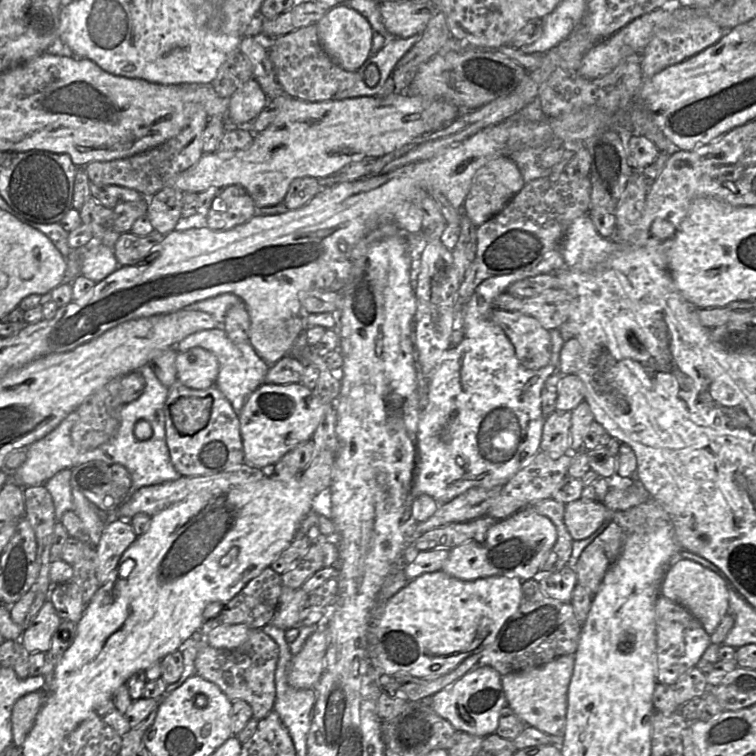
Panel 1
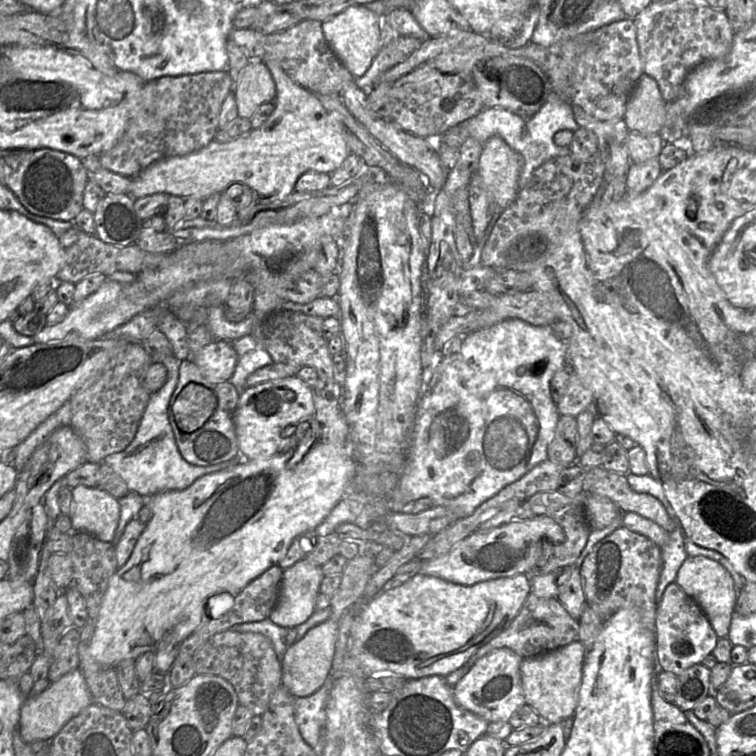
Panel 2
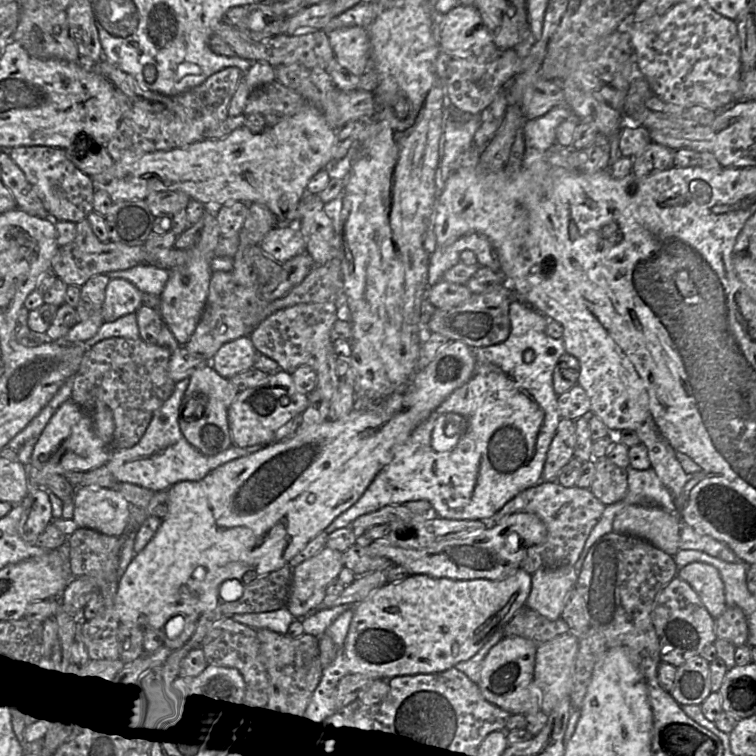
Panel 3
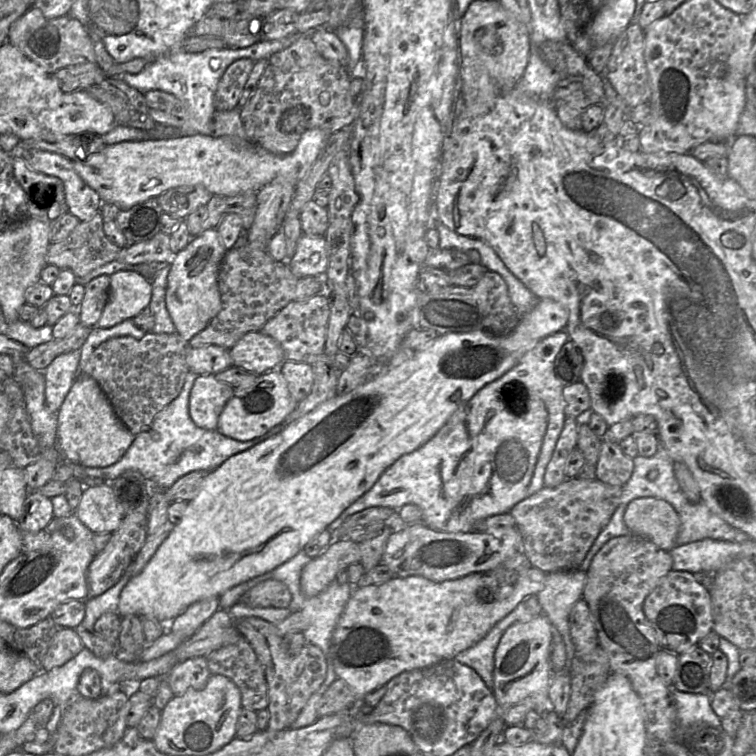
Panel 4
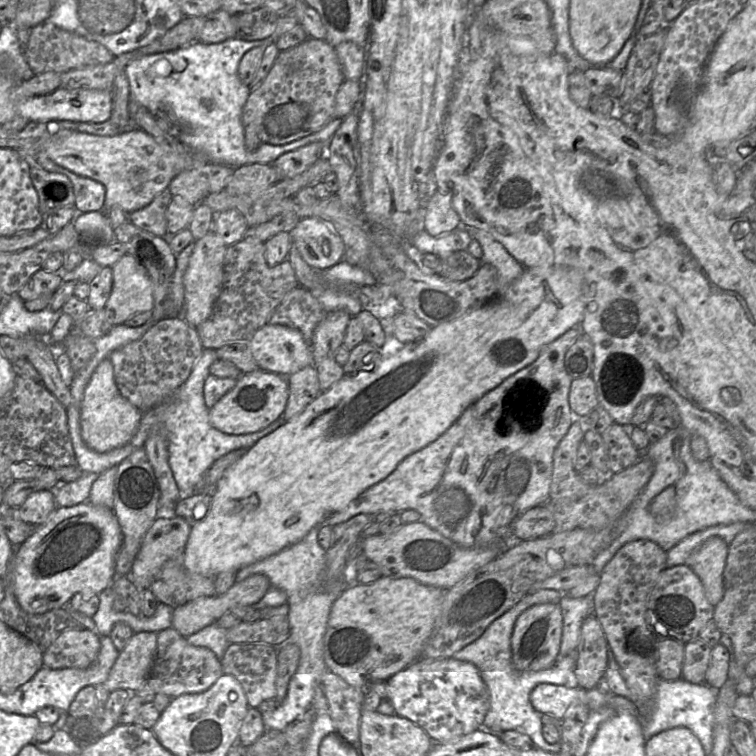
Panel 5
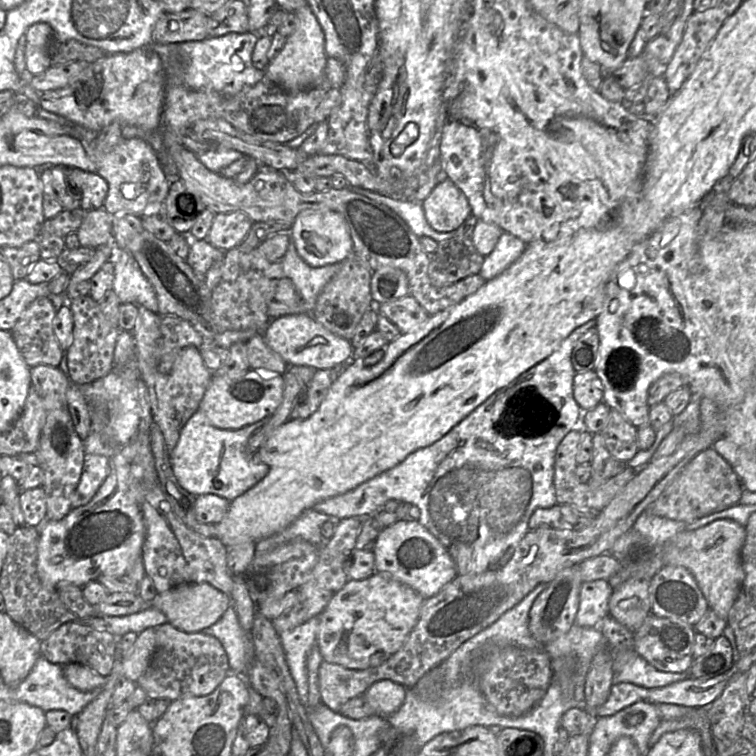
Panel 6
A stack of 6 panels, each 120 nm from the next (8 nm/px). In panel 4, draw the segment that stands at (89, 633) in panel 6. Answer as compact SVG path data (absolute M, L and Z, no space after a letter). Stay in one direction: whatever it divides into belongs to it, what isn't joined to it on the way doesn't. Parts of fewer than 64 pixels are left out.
M61 628L54 635L41 665L41 671L62 666L84 649L75 629Z

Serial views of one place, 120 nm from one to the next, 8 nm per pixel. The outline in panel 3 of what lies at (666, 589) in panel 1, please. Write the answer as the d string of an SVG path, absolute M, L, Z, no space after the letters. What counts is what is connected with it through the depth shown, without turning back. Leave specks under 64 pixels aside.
M693 562L678 570L677 576L695 590L714 619L727 609L725 585L714 566L704 562Z

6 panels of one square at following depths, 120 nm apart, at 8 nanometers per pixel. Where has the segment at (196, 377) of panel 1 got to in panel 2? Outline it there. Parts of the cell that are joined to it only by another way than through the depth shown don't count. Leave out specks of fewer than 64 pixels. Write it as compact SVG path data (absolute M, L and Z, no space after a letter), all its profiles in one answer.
M215 340L190 359L207 379L221 382L229 380L233 375L238 356L231 341Z

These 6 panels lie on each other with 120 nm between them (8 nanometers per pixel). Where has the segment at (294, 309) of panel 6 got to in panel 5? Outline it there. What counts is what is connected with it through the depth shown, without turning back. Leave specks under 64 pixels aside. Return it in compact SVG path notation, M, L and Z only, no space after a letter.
M299 286L282 300L269 323L296 329L311 343L317 326L326 315L327 312L317 298L309 290Z

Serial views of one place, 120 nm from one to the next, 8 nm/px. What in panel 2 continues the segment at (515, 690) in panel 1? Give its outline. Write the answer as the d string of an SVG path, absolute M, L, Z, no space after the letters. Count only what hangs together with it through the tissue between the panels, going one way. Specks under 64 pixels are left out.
M579 640L540 656L522 660L520 677L525 703L538 713L542 721L554 724L574 716L584 661L585 648Z

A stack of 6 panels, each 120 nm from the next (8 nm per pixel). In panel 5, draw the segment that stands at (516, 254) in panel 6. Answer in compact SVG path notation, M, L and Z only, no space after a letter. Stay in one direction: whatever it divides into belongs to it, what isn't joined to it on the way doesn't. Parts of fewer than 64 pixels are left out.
M467 228L472 239L482 247L481 263L493 265L498 272L499 294L520 277L524 267L492 235L476 228Z

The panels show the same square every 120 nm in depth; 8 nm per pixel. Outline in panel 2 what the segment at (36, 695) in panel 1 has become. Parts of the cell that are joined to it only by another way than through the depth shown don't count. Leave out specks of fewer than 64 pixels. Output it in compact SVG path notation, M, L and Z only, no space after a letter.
M75 669L50 685L36 697L27 697L20 709L18 730L22 739L31 744L33 741L51 741L72 718L91 705L92 697L81 670Z

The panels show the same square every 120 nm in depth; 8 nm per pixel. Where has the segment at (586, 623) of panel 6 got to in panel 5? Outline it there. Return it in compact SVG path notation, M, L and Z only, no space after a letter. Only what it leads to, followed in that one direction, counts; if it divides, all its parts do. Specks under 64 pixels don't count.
M563 595L559 604L563 615L563 632L558 658L562 658L576 653L583 622L589 615L594 614L593 595L581 598Z

